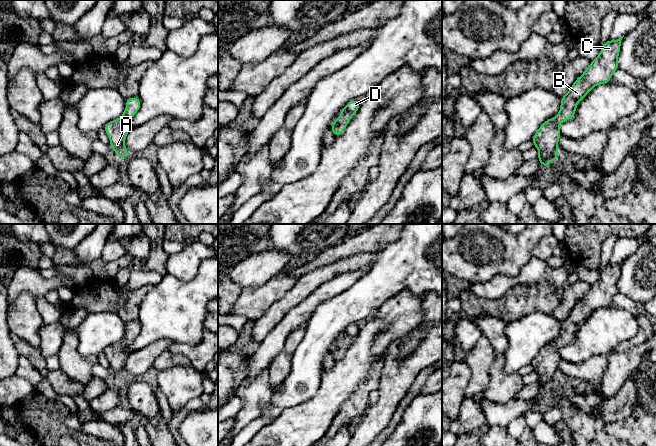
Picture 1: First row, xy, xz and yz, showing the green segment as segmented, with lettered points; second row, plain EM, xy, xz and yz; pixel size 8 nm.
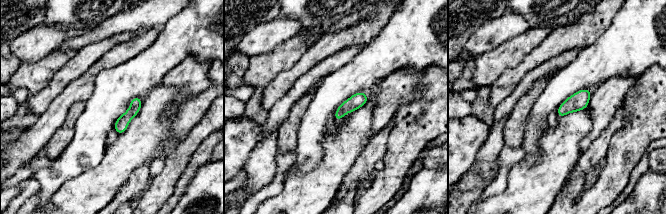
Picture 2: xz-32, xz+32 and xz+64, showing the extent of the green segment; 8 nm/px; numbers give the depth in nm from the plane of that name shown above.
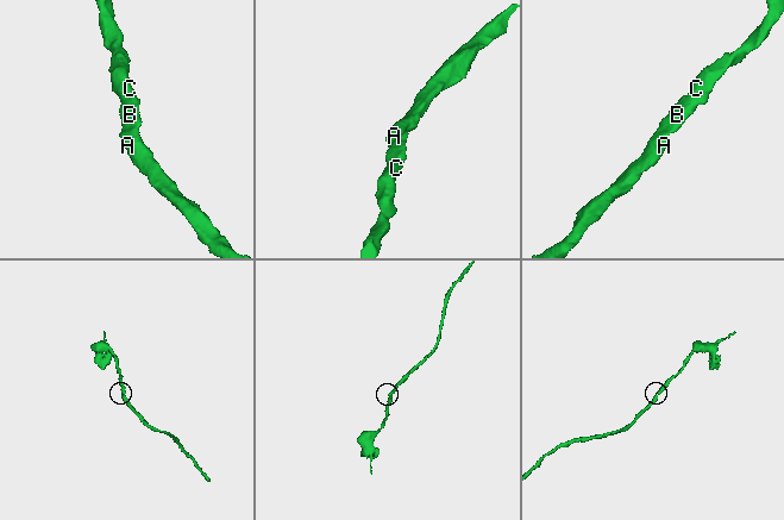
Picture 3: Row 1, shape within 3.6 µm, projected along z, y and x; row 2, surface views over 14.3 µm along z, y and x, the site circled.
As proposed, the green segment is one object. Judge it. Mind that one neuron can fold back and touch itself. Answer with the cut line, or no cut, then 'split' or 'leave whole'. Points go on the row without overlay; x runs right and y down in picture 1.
no cut | leave whole

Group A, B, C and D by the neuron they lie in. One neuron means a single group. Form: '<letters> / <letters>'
A B C D

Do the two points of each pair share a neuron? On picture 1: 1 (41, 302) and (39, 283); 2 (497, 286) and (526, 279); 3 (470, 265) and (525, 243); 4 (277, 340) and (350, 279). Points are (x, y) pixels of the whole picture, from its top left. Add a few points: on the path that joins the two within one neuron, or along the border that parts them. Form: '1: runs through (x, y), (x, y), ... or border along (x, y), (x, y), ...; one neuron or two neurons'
1: border along (35, 296), (42, 296), (44, 298); two neurons
2: runs through (504, 283), (519, 280); one neuron
3: runs through (484, 265), (488, 265), (502, 252), (511, 251); one neuron
4: runs through (292, 321), (319, 294), (331, 288); one neuron

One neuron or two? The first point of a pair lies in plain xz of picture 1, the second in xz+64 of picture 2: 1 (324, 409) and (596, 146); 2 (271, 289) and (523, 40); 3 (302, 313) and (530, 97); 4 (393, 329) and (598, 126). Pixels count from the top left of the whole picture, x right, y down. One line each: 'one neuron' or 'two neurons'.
1: two neurons
2: one neuron
3: two neurons
4: one neuron

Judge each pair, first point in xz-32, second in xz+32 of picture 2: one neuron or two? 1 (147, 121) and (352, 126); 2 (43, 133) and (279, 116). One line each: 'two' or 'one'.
1: one
2: one

